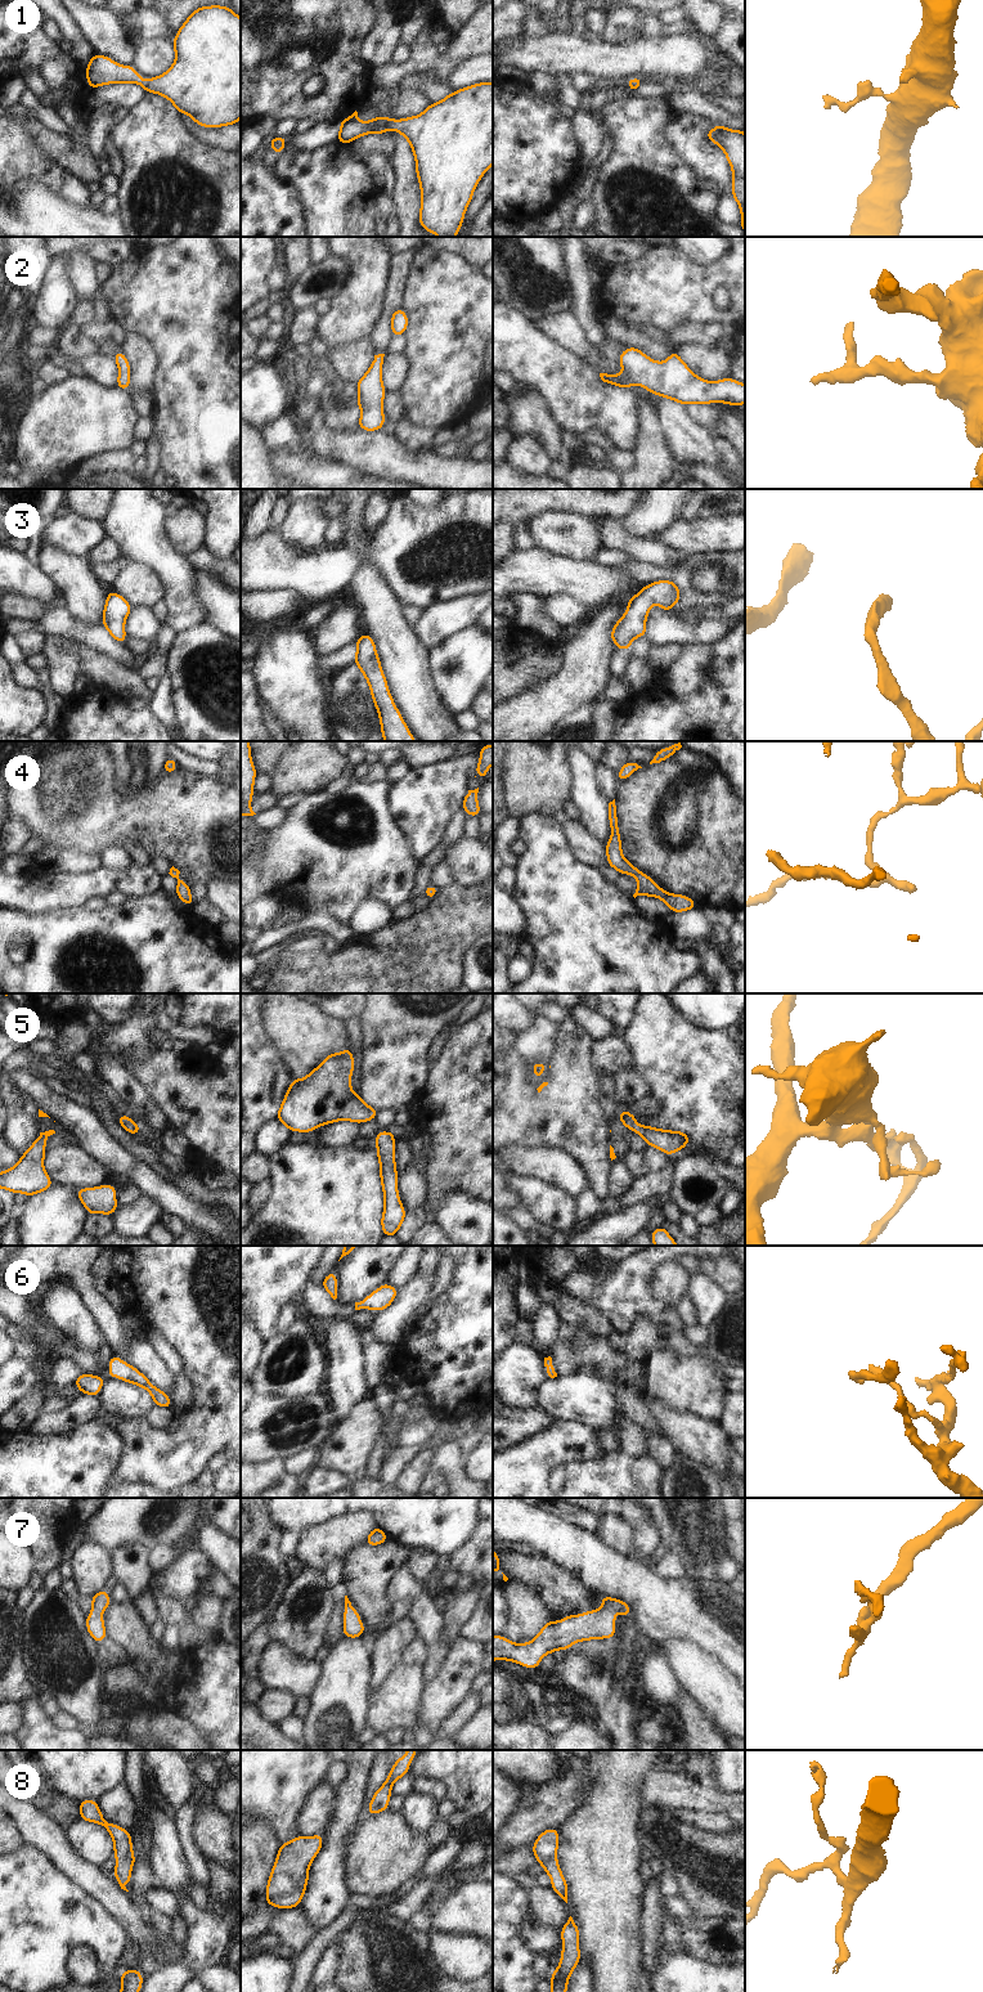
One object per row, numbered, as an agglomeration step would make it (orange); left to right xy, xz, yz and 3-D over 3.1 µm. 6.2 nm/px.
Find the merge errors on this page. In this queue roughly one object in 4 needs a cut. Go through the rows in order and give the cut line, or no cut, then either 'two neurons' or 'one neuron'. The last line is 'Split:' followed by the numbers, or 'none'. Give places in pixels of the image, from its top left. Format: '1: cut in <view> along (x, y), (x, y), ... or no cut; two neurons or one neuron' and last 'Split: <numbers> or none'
1: no cut; one neuron
2: no cut; one neuron
3: no cut; one neuron
4: no cut; one neuron
5: no cut; one neuron
6: no cut; one neuron
7: no cut; one neuron
8: no cut; one neuron
Split: none

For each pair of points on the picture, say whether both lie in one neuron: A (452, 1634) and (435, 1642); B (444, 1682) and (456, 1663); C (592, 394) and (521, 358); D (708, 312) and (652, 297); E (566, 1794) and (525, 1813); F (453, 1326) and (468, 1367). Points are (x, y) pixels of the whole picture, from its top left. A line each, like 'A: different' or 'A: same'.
A: different
B: same
C: same
D: same
E: same
F: same

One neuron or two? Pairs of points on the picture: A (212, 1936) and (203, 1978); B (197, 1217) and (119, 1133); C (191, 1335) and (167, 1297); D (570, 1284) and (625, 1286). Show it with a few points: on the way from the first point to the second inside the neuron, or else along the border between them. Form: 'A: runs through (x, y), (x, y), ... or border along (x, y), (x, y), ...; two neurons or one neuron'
A: border along (219, 1963), (202, 1966), (193, 1978); two neurons
B: border along (131, 1156), (146, 1163), (162, 1179); two neurons
C: runs through (191, 1326), (191, 1320), (176, 1306); one neuron
D: runs through (584, 1286), (589, 1288), (611, 1288); one neuron

